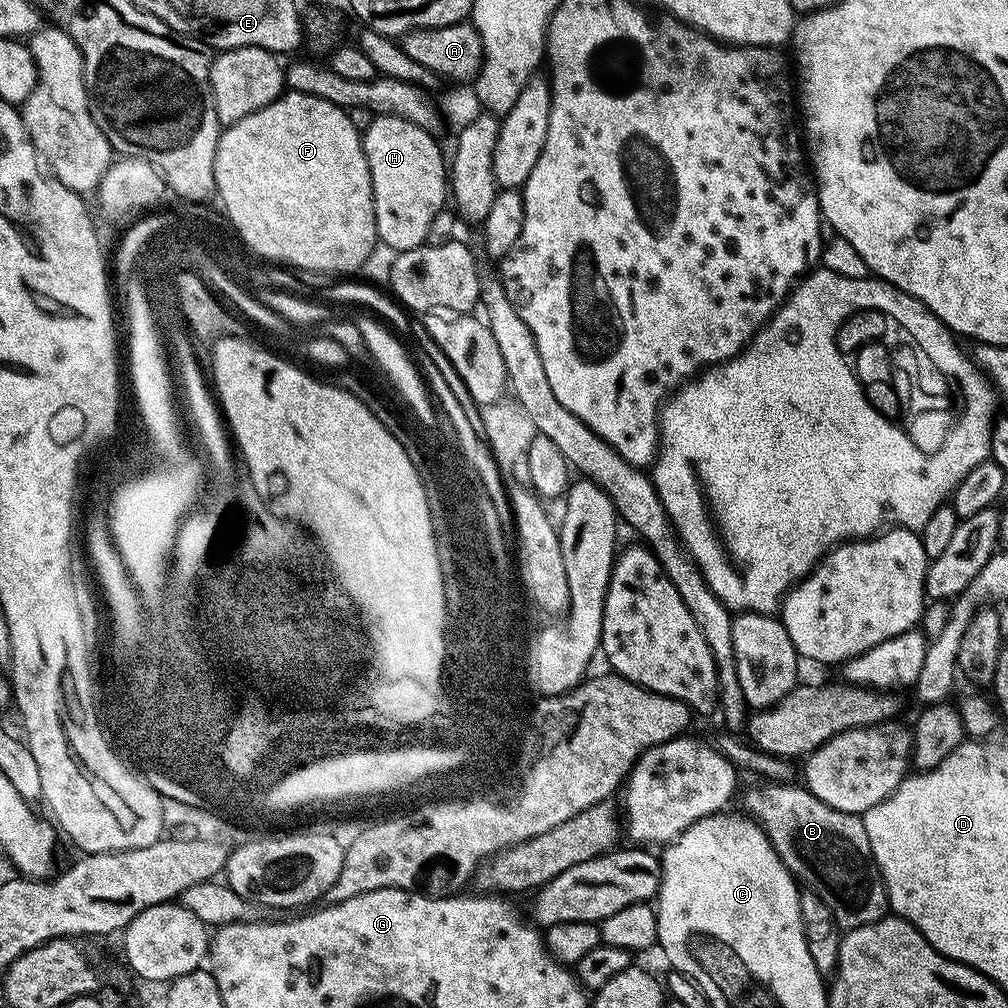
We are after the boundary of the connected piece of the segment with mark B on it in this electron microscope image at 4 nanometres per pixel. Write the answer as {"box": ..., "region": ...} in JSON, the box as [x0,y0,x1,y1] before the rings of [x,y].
{"box":[744,782,889,929],"region":[[[764,782],[761,788],[752,788],[744,796],[747,815],[757,821],[774,850],[782,858],[788,871],[796,877],[805,889],[814,891],[834,914],[841,929],[866,926],[884,919],[889,911],[888,894],[883,876],[871,852],[870,841],[866,834],[863,819],[857,813],[834,810],[834,806],[826,806],[809,792],[807,787],[794,788],[791,783]]]}

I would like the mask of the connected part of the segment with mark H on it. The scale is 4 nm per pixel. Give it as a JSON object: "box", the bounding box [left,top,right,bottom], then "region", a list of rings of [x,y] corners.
{"box":[362,116,450,253],"region":[[[378,116],[373,119],[372,125],[363,129],[362,139],[364,141],[364,153],[368,159],[370,166],[370,178],[372,179],[372,193],[374,194],[374,210],[376,211],[376,235],[379,243],[384,244],[388,248],[392,248],[393,253],[405,252],[411,248],[419,248],[421,244],[425,243],[428,239],[428,231],[430,230],[430,222],[434,222],[434,218],[440,212],[445,211],[447,201],[450,196],[450,172],[446,167],[446,156],[440,153],[440,148],[437,137],[431,136],[426,130],[422,130],[418,126],[414,126],[414,122],[406,122],[401,116]]]}

